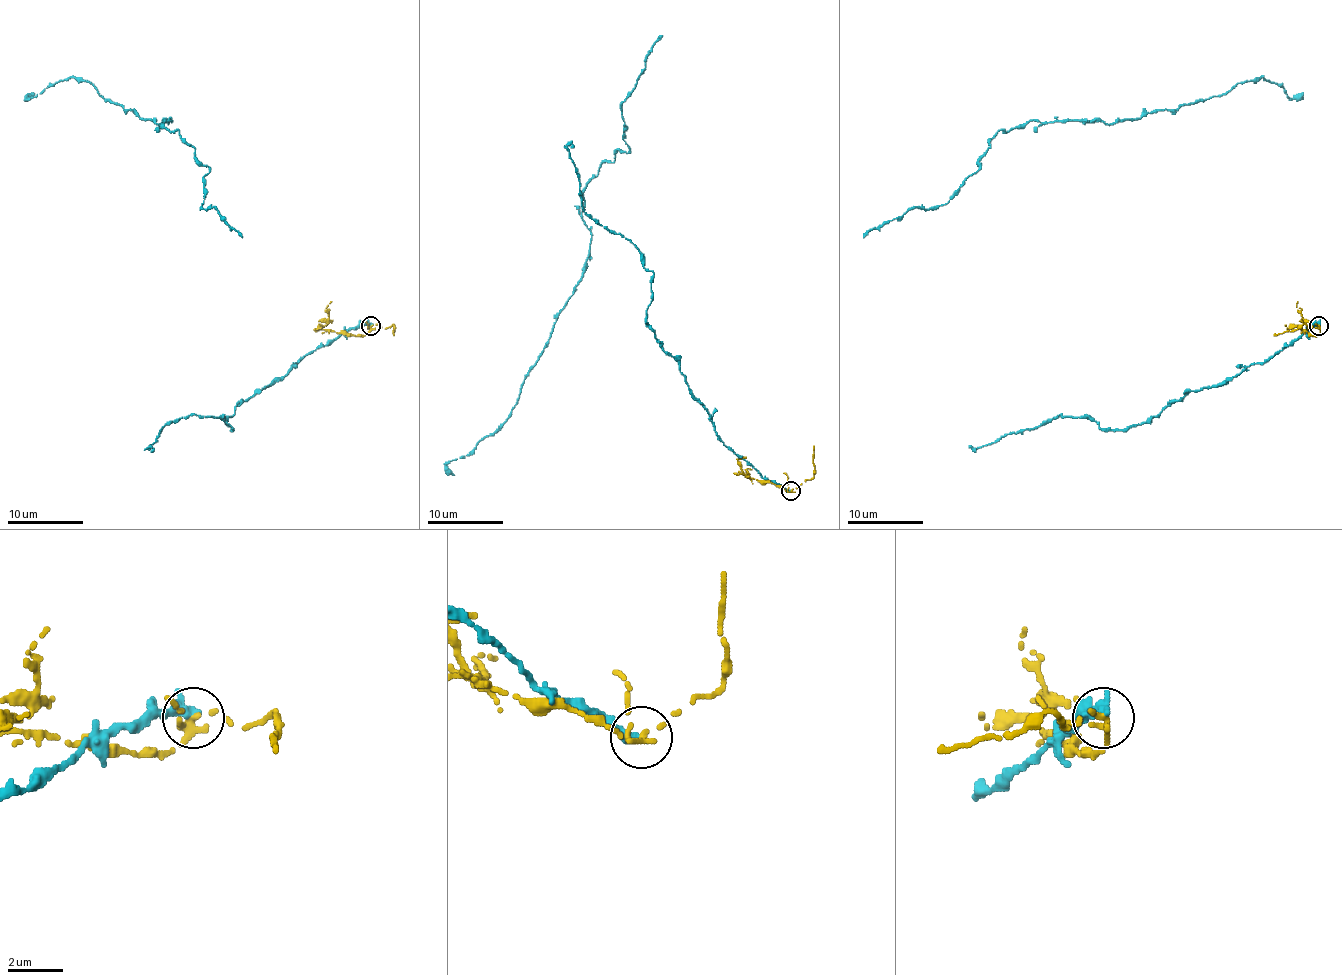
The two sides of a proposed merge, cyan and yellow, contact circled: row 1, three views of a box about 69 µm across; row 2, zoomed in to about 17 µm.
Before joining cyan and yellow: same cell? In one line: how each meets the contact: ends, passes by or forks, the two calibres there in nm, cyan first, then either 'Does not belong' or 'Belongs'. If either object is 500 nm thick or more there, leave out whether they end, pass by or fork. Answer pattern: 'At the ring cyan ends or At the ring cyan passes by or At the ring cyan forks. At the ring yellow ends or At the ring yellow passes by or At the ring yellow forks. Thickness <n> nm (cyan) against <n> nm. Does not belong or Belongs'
At the ring cyan ends. At the ring yellow ends. Thickness 440 nm (cyan) against 360 nm. Does not belong

